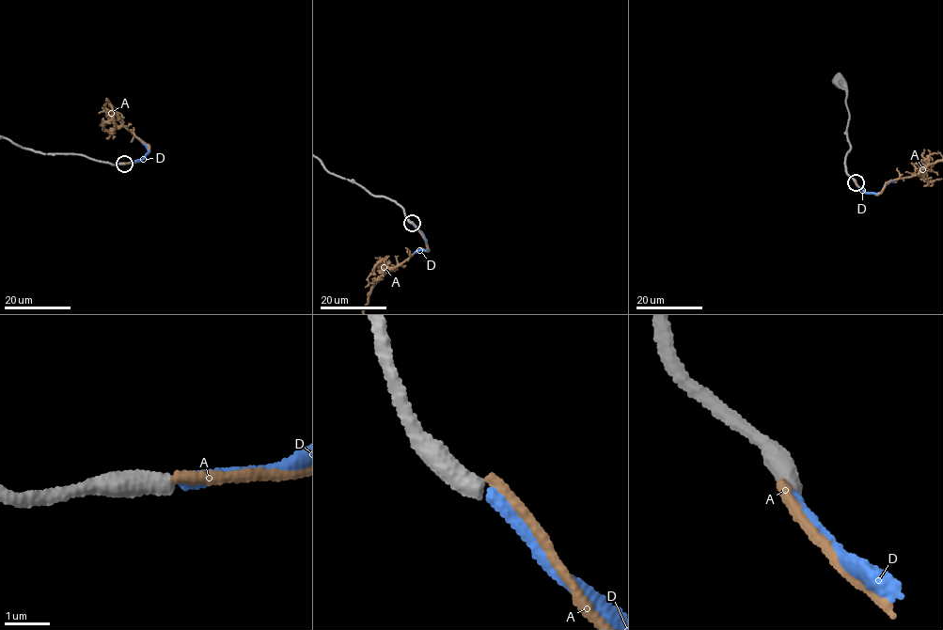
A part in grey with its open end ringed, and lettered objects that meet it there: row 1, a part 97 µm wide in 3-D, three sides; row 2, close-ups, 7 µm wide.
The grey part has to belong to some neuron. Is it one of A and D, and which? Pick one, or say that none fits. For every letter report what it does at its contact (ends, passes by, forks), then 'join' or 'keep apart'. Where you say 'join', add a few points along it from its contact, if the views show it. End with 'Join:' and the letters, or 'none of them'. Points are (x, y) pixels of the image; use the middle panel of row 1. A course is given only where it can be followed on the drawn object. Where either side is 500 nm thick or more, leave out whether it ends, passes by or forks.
A: it ends; keep apart
D: it ends; join; course (412, 223), (425, 238), (427, 248), (414, 253)
Join: D

